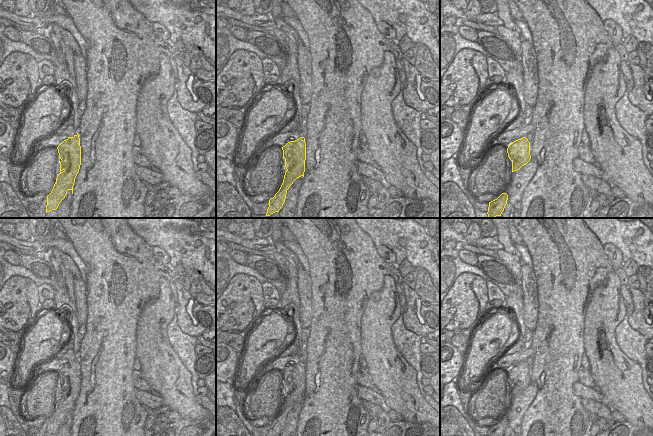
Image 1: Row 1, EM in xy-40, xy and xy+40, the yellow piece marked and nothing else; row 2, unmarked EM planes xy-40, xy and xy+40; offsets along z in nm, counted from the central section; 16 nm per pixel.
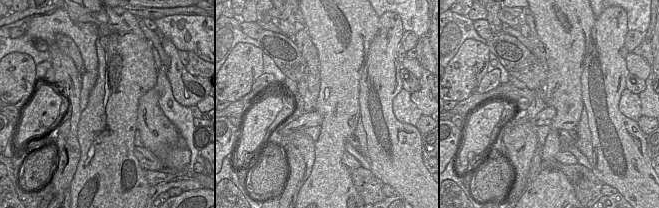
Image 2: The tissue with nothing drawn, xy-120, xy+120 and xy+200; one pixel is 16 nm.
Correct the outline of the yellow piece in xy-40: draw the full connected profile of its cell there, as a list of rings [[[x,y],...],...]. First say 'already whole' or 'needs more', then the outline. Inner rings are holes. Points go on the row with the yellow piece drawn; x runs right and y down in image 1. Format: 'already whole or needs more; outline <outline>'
needs more; outline [[[69,125],[61,135],[66,135],[68,138],[57,147],[62,160],[60,162],[61,172],[56,178],[51,193],[47,196],[46,213],[58,208],[68,190],[71,190],[73,194],[75,178],[81,165],[81,146],[77,130]]]

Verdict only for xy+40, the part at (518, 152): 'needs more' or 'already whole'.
already whole

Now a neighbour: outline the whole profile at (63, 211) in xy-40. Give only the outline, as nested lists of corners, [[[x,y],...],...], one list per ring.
[[[68,190],[65,198],[60,202],[56,218],[69,218],[71,212],[72,190]]]

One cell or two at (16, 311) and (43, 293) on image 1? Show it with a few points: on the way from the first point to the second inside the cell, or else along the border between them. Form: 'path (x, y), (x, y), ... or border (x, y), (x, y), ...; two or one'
border (25, 277), (28, 277), (37, 287), (39, 304); two

